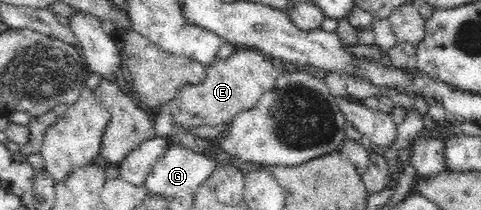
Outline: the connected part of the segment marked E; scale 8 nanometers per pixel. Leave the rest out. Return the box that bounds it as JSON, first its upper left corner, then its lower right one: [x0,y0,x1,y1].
[165,47,283,126]

